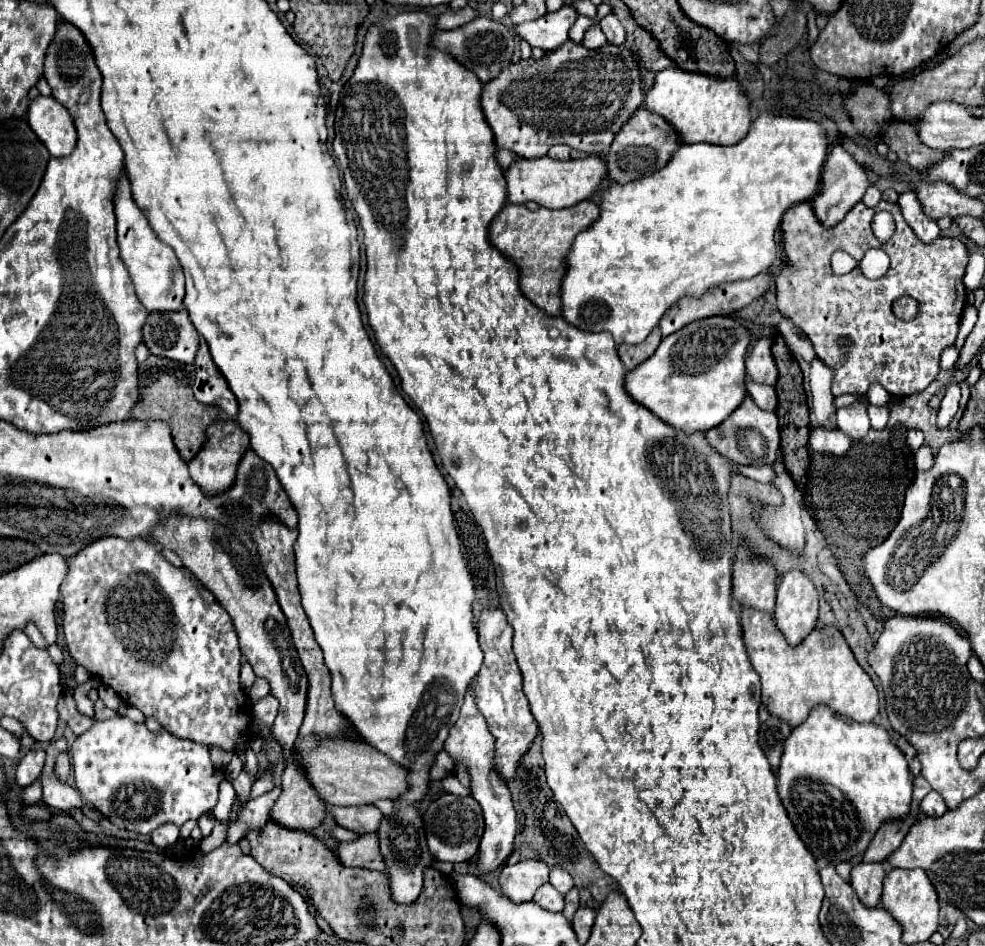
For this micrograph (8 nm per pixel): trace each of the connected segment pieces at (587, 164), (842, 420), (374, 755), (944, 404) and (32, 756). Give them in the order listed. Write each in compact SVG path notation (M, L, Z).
M597 155L571 161L555 161L551 157L519 159L505 171L505 177L509 191L507 197L511 203L521 205L527 201L535 201L547 209L563 209L591 199L601 189L601 185L607 181L607 161Z
M851 405L851 407L839 409L839 411L837 411L837 427L839 427L845 435L849 435L855 443L857 443L857 441L863 441L863 437L865 437L867 431L871 429L865 405Z
M309 737L299 745L299 755L301 755L301 765L307 771L309 781L315 785L321 799L325 799L329 805L345 807L345 805L375 803L379 799L397 799L411 789L409 769L393 763L387 755L383 755L381 751L377 751L375 747L371 747L367 743L353 743L353 741L347 741L347 739L325 739L325 741L317 743L315 739Z
M949 385L947 387L947 393L941 401L941 407L939 407L939 413L937 413L937 427L943 429L951 423L951 419L955 417L957 409L959 409L959 399L961 399L961 393L959 393L959 385Z
M31 749L27 751L27 755L19 761L19 769L17 769L17 785L21 787L29 787L43 771L45 767L45 759L47 759L47 751L43 749Z

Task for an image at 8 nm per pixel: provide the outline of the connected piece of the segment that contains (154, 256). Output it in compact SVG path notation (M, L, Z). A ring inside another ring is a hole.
M123 175L115 195L115 215L117 215L117 243L121 249L121 259L129 271L135 285L135 293L147 311L179 311L183 309L185 297L185 277L183 267L177 261L173 249L153 235L143 211L135 205L129 189L129 181Z

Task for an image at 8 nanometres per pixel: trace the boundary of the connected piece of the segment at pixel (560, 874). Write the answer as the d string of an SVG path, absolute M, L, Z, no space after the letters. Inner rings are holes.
M551 869L551 877L549 883L559 891L559 893L567 893L573 887L573 879L565 869Z

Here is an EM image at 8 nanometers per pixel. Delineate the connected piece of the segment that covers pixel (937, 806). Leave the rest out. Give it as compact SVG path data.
M931 791L931 793L921 801L921 807L923 807L923 811L925 811L929 817L941 817L941 815L947 811L947 805L943 803L943 799L941 799L935 791Z

